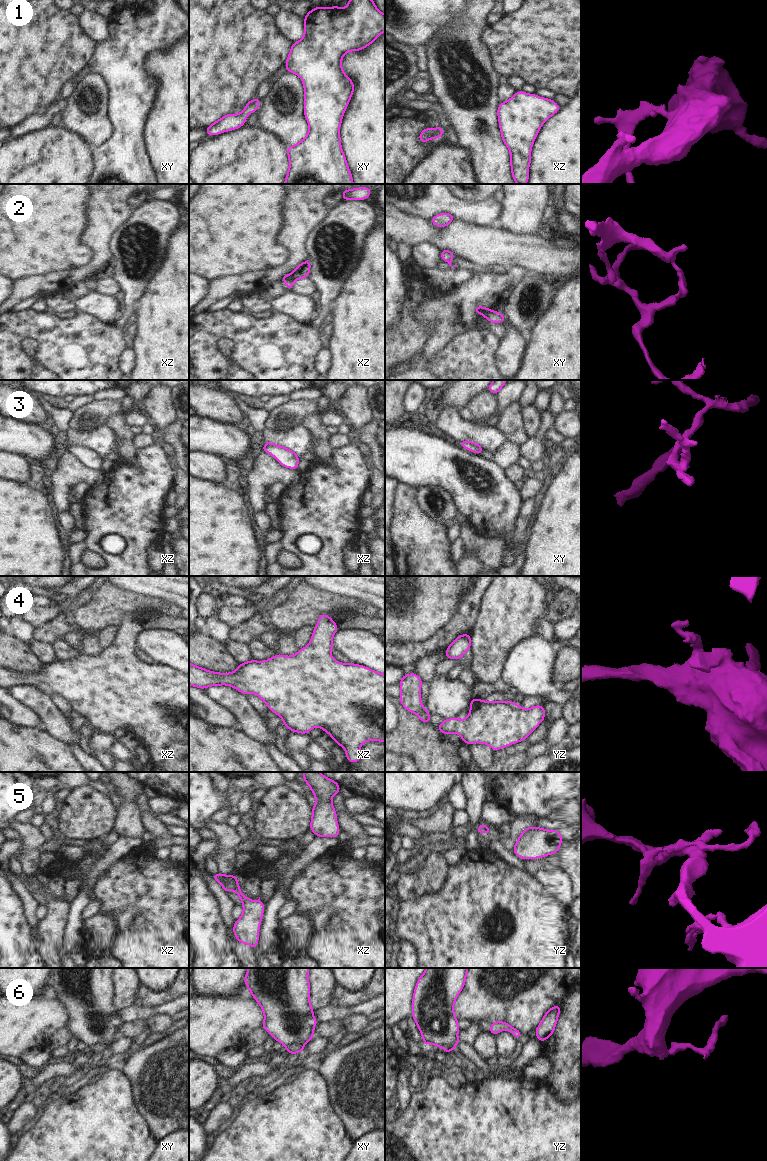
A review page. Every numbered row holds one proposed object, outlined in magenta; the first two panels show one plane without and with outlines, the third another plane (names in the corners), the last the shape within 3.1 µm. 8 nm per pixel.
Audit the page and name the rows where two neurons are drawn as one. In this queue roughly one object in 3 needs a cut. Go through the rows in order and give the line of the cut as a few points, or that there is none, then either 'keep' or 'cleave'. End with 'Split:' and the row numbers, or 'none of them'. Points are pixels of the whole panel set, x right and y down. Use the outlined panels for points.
1: no cut | keep
2: xy (489, 309), (482, 314) | cleave
3: no cut | keep
4: no cut | keep
5: no cut | keep
6: xy (304, 1044), (290, 1042), (285, 1047) | cleave
Split: 2, 6

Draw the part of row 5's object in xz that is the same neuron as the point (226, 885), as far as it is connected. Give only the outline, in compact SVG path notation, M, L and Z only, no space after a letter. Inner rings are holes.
M218 872L217 874L211 875L211 877L221 884L226 893L234 890L242 901L243 914L235 921L233 933L240 943L250 945L252 948L257 949L259 928L266 904L260 901L260 897L257 901L252 901L247 898L240 890L235 875L224 875Z

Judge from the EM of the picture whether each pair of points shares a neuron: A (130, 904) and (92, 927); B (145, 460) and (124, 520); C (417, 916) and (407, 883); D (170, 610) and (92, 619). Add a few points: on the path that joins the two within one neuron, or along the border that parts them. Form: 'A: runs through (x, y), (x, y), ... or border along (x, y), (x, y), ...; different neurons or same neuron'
A: border along (98, 912), (108, 912), (113, 920), (111, 940); different neurons
B: runs through (145, 475), (145, 486), (131, 500), (131, 505); same neuron
C: border along (434, 891), (422, 893), (416, 897), (399, 899); different neurons
D: runs through (151, 607), (111, 607); same neuron

